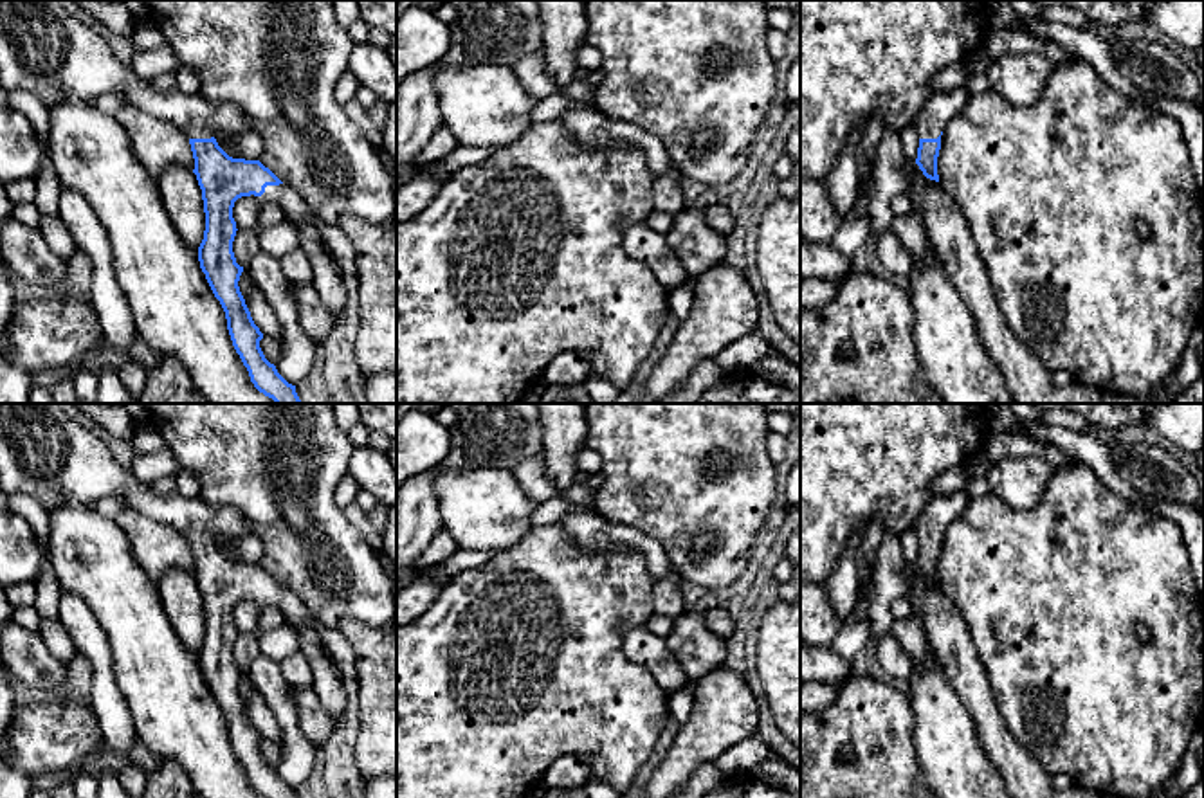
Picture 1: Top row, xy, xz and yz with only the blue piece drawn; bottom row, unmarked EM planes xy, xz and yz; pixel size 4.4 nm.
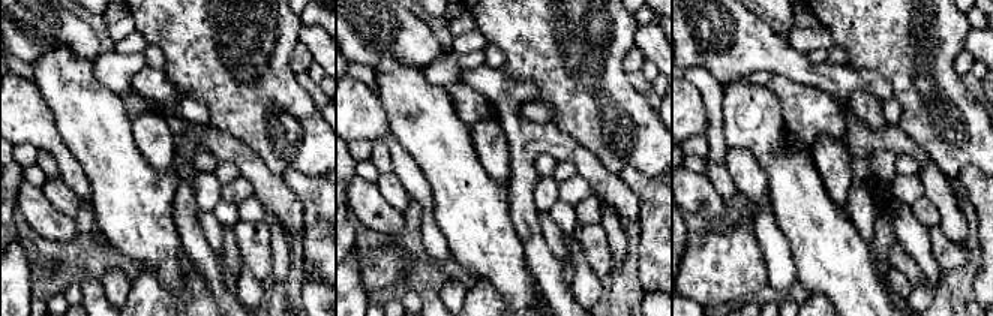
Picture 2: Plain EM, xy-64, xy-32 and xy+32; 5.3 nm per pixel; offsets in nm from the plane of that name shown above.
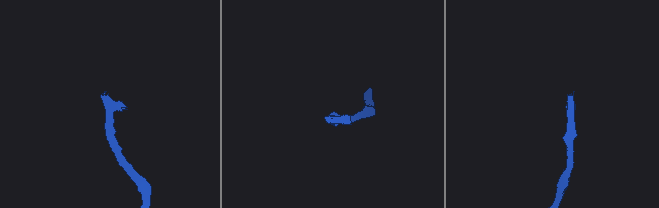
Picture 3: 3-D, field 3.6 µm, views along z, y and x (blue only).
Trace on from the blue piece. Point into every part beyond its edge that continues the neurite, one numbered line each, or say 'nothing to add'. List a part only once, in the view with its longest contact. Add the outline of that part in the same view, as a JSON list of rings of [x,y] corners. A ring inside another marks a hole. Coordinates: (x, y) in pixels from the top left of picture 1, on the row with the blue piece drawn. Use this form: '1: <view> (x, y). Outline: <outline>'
1: xy (44, 49). Outline: [[[0,0],[0,86],[5,92],[32,92],[50,110],[76,97],[94,101],[103,94],[121,94],[144,113],[180,128],[187,139],[211,139],[218,131],[242,133],[251,122],[236,104],[213,104],[200,92],[177,86],[157,90],[123,65],[101,34],[67,13],[56,0]]]
2: xy (296, 211). Outline: [[[287,184],[267,186],[265,193],[258,196],[263,204],[276,204],[283,209],[287,222],[296,229],[303,223],[310,223],[317,229],[323,247],[332,256],[339,272],[355,268],[355,254],[350,240],[339,231],[335,223],[319,222],[299,198],[299,195]]]

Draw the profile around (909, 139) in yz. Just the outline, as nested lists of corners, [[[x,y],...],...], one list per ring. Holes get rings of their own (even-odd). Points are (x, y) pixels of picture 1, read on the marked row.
[[[908,124],[899,131],[899,142],[903,146],[905,157],[910,162],[916,162],[917,148],[919,148],[919,137],[917,137],[917,130],[914,128],[914,124]]]

